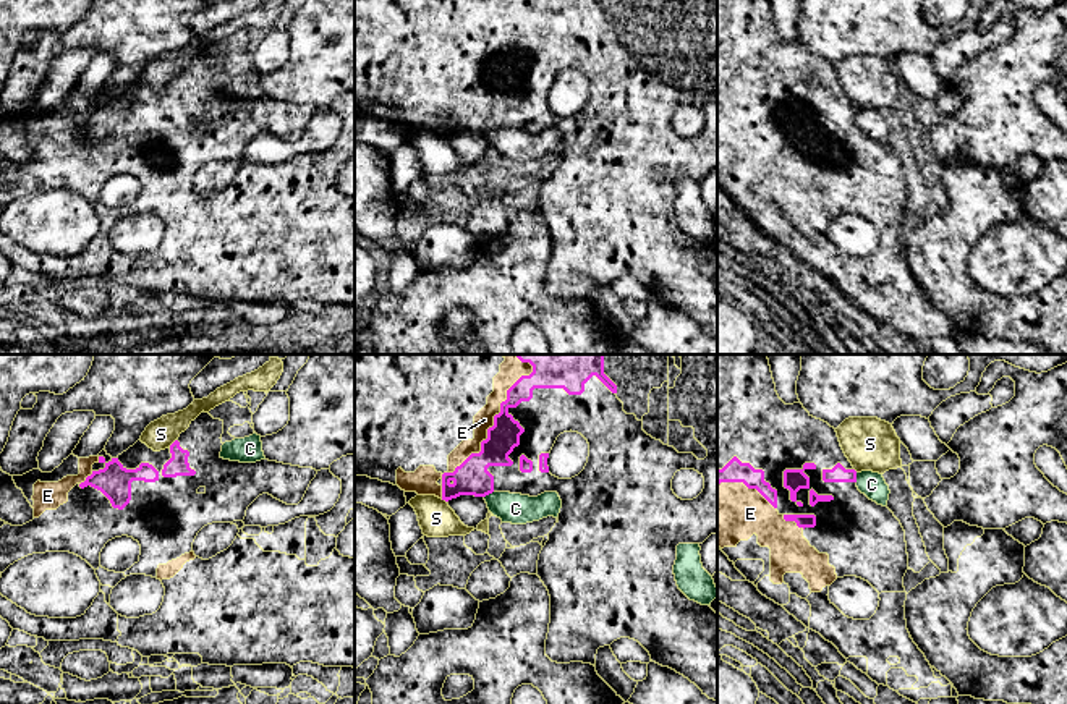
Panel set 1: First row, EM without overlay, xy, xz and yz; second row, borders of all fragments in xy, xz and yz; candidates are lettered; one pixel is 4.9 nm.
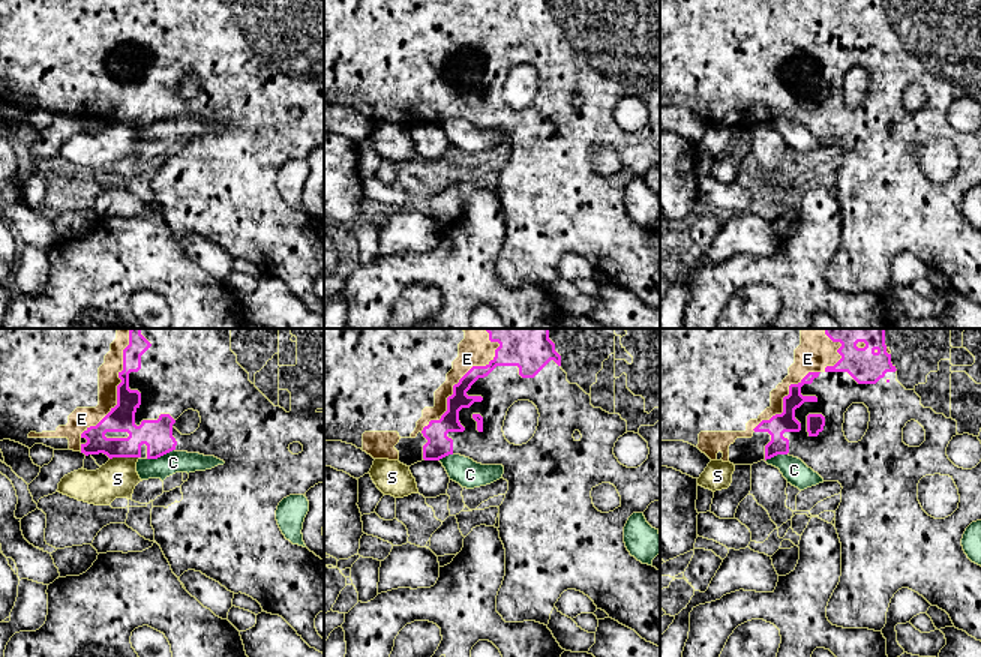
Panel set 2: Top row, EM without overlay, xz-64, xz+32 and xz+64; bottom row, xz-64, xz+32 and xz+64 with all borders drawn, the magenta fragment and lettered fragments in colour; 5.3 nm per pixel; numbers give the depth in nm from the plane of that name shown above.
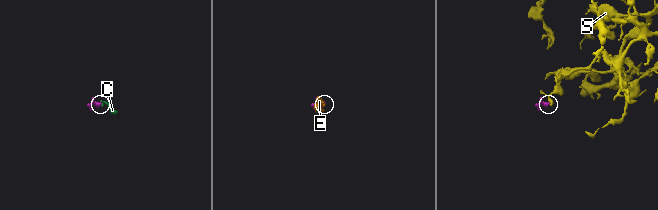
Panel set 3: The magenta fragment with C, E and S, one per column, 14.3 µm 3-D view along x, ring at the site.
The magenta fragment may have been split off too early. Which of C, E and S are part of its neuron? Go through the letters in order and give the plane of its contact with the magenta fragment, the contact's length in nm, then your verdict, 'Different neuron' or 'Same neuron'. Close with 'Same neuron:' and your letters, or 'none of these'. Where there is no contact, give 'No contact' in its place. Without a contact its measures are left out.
C: Touches magenta in xz. Shared border 60 nm. Different neuron
E: Touches magenta in xz. Shared border 700 nm. Same neuron
S: Touches magenta in xy. Shared border 60 nm. Different neuron
Same neuron: E

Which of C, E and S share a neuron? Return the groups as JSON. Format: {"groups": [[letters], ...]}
{"groups": [["C"], ["E"], ["S"]]}

